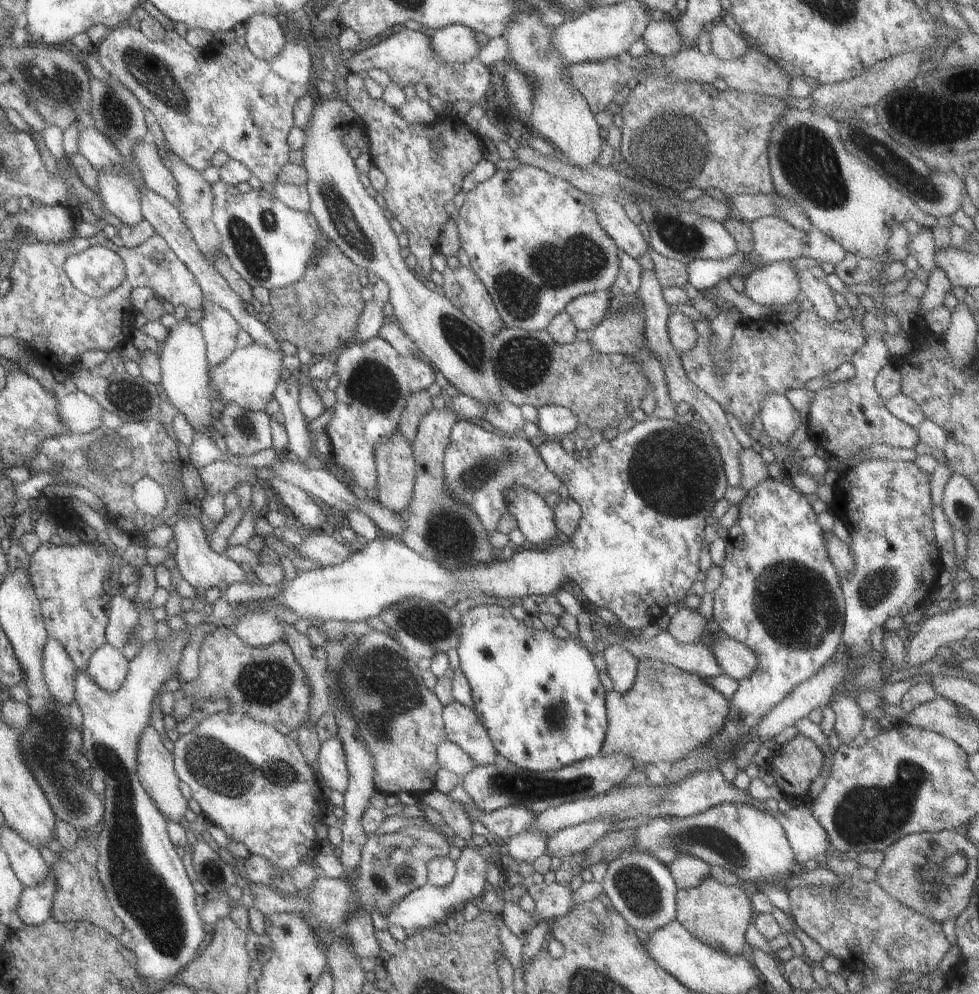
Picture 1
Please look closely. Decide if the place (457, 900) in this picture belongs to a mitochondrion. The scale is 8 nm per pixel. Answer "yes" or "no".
no

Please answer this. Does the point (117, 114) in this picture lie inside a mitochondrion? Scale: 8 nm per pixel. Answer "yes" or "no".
yes

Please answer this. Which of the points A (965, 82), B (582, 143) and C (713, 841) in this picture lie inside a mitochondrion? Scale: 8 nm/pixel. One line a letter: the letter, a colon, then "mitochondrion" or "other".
A: other
B: other
C: mitochondrion

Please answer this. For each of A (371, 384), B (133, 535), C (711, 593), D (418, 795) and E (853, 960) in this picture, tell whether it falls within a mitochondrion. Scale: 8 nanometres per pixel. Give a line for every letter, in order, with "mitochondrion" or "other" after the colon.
A: mitochondrion
B: other
C: other
D: other
E: other

